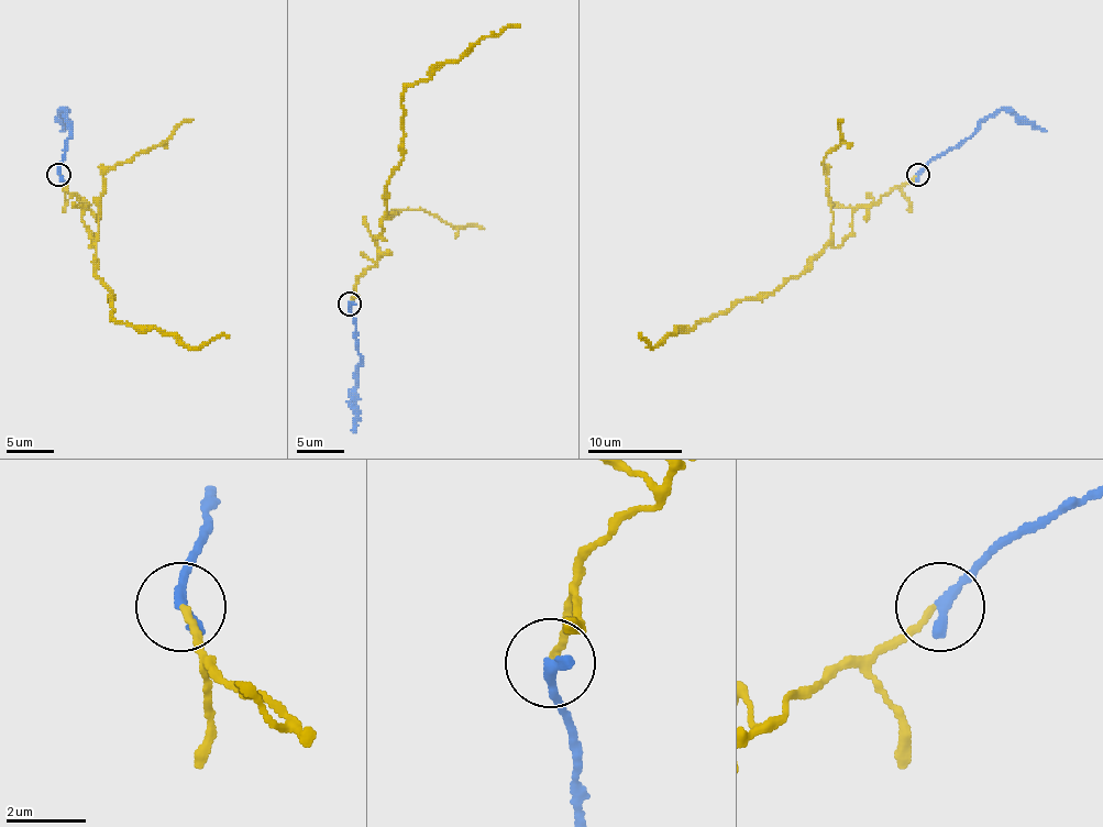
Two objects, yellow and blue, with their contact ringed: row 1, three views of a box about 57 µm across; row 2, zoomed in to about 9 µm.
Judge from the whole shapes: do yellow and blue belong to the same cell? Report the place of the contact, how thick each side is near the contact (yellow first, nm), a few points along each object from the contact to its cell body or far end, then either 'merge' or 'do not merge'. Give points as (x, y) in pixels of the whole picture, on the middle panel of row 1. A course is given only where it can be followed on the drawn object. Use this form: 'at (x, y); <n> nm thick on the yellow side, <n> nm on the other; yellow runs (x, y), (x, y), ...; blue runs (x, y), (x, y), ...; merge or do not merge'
at (349, 304); 150 nm thick on the yellow side, 340 nm on the other; yellow runs (349, 301), (355, 280), (377, 262), (372, 238), (389, 176), (404, 157), (404, 90), (482, 39), (519, 24); blue runs (349, 305), (361, 356), (353, 432); merge

